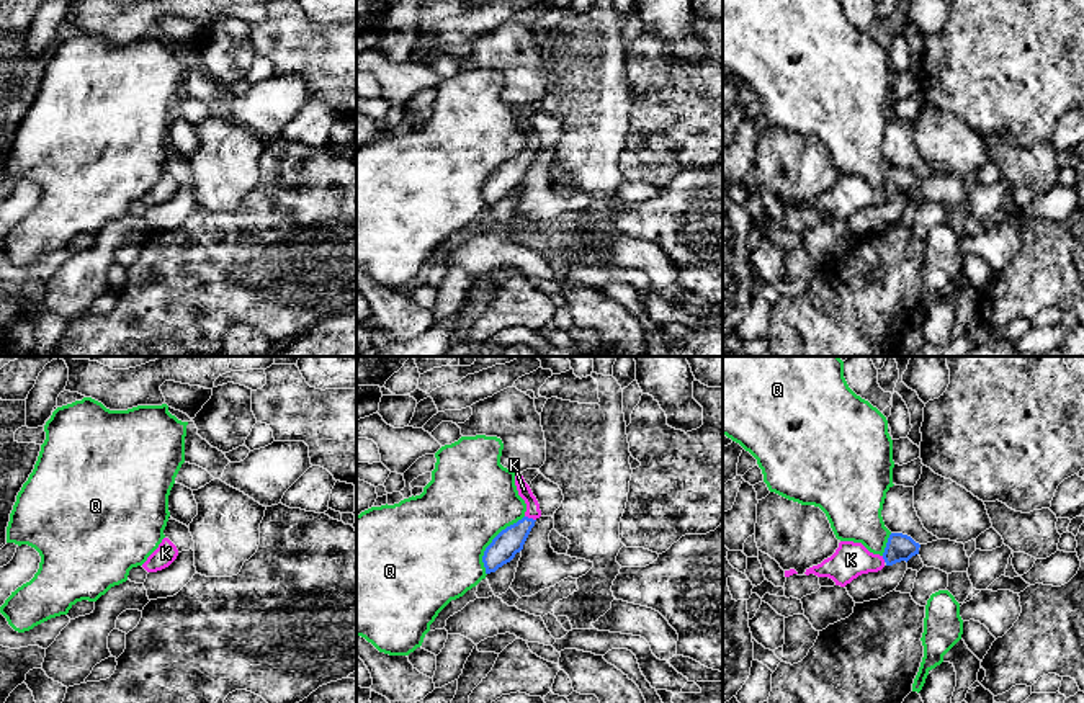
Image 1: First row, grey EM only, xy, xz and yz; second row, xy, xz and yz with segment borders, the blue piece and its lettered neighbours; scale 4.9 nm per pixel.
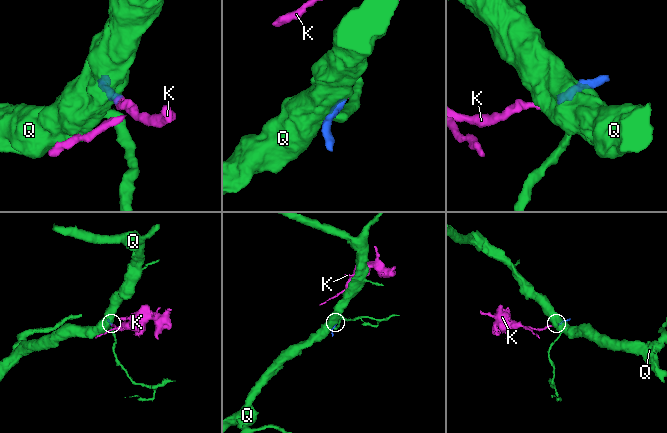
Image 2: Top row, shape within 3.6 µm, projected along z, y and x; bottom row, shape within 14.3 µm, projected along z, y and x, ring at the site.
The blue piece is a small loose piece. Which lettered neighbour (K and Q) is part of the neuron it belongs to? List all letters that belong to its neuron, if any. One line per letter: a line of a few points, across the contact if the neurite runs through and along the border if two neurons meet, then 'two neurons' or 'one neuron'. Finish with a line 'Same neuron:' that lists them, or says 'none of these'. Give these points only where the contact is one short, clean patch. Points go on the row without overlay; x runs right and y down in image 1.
K: xz (509, 175), (530, 152), (530, 133), (524, 123) | one neuron
Q: two neurons
Same neuron: K

